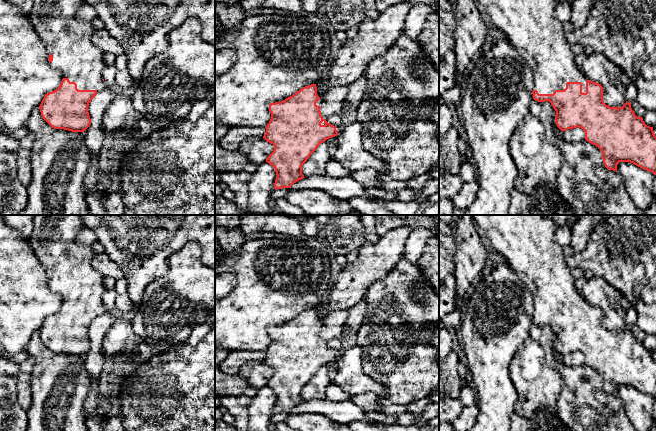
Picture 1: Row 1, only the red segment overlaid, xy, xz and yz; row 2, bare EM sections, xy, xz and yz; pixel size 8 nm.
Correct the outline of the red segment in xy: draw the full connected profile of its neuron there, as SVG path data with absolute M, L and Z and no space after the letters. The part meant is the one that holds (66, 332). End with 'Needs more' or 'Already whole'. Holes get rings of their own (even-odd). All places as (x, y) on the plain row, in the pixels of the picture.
M33 215L33 232L30 240L31 247L42 264L45 266L49 277L49 288L53 293L63 298L59 311L45 318L39 332L42 342L54 353L64 353L72 356L84 356L91 348L88 330L91 324L107 312L103 303L103 294L106 288L103 284L104 275L92 265L96 255L90 245L76 242L76 235L85 227L80 215Z. Needs more

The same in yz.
M471 215L473 221L478 227L484 230L493 248L504 258L507 264L515 271L523 284L528 288L533 295L533 323L538 326L549 325L556 335L555 347L557 351L563 356L568 353L581 352L585 356L585 364L597 370L602 376L602 383L605 391L609 394L617 396L617 389L619 386L630 386L634 389L652 396L656 399L656 360L653 351L647 350L642 341L637 341L631 332L631 327L627 326L622 331L610 331L603 325L603 311L601 308L589 304L582 296L581 291L575 287L575 278L572 275L572 268L567 264L567 256L564 254L563 247L554 241L554 234L558 229L554 221L546 215Z. Needs more

